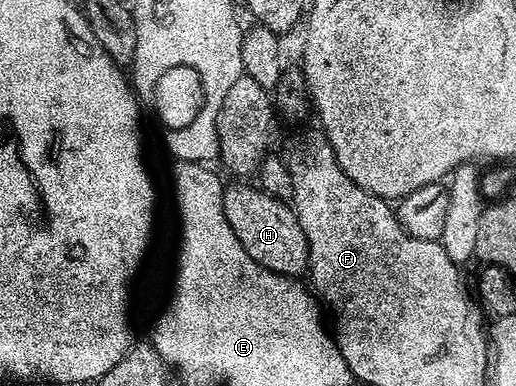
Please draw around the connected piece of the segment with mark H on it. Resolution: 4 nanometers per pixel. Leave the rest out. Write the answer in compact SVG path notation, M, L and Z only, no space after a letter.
M231 184L221 194L225 220L229 228L233 228L233 236L245 248L245 252L264 270L272 270L274 274L299 276L308 269L307 237L297 220L294 209L286 201L274 198L258 185Z

